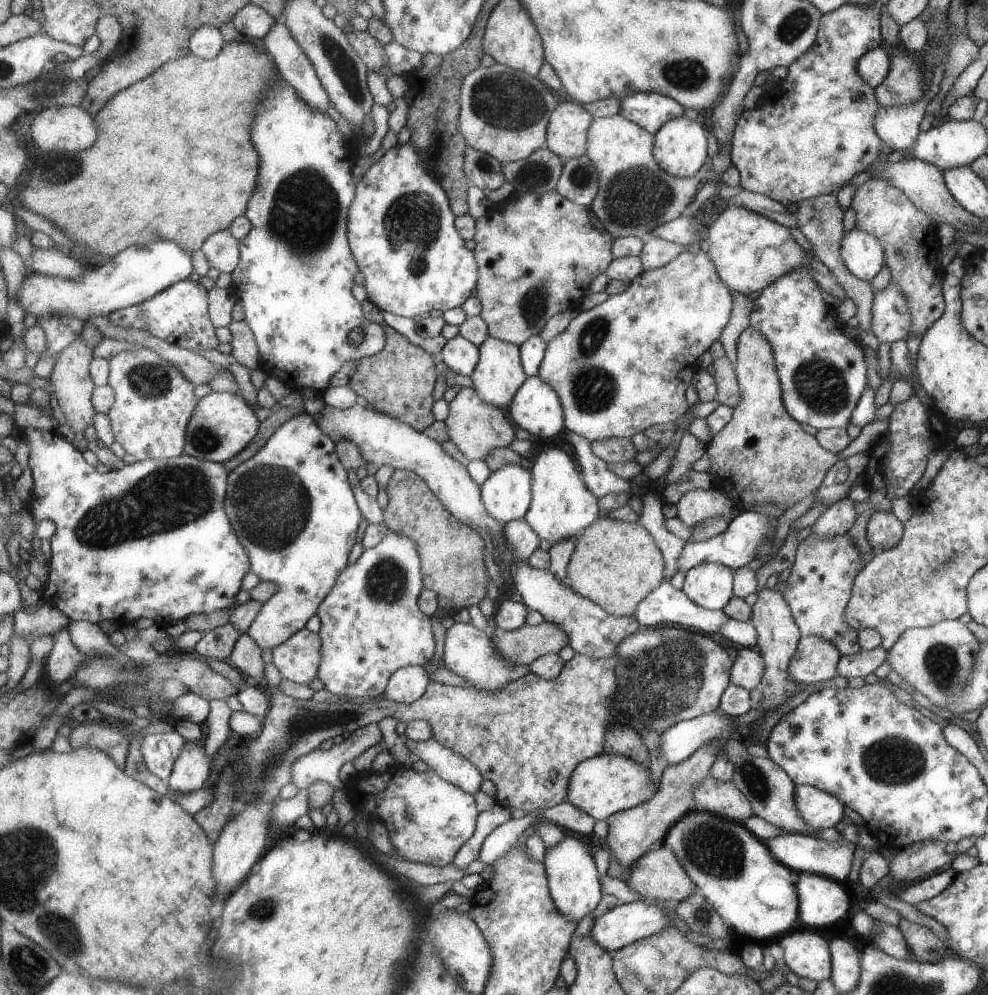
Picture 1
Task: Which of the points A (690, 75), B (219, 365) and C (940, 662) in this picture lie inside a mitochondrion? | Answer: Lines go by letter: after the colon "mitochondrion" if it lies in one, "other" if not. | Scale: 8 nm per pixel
A: mitochondrion
B: other
C: mitochondrion

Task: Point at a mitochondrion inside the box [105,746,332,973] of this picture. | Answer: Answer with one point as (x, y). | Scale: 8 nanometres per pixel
(263, 910)

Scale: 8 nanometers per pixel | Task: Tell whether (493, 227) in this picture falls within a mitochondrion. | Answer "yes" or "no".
no

